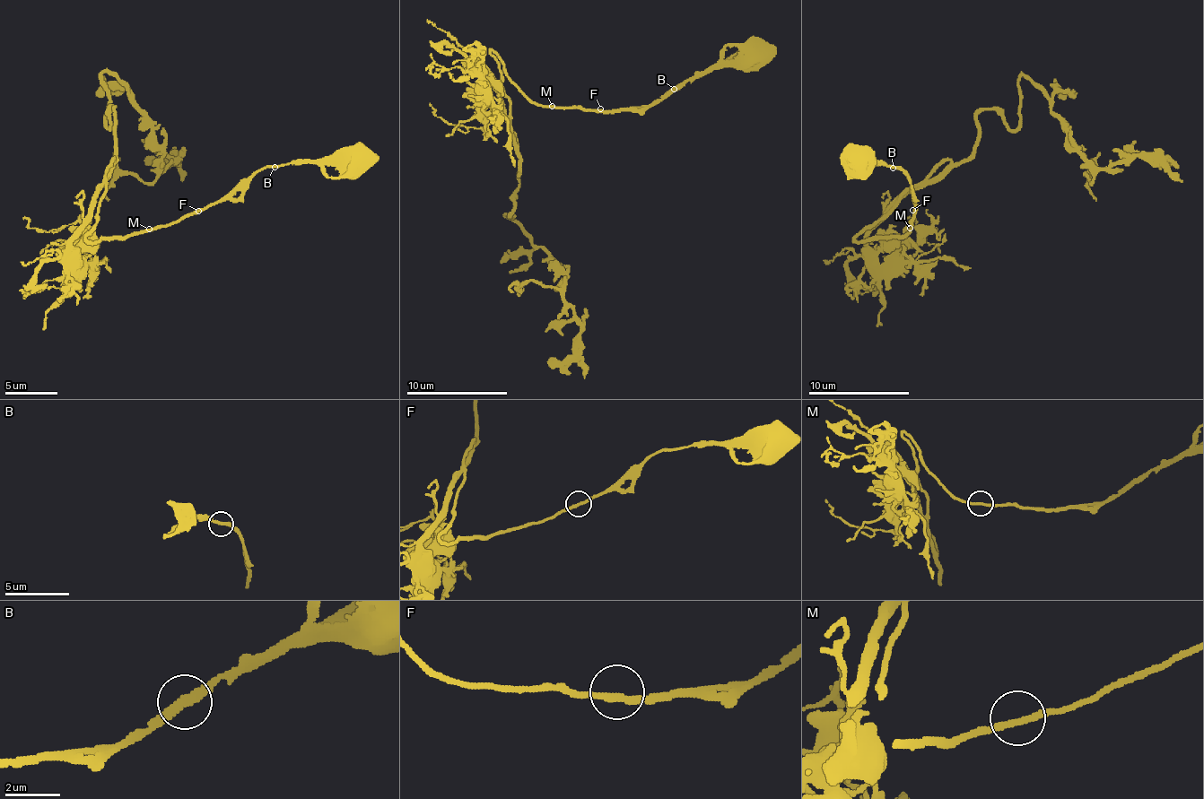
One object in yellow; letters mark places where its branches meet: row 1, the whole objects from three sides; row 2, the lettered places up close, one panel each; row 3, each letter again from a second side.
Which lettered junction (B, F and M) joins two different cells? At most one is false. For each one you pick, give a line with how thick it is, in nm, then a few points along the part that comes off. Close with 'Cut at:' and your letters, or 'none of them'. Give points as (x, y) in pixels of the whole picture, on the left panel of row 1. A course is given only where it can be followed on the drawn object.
Cut at: none of them

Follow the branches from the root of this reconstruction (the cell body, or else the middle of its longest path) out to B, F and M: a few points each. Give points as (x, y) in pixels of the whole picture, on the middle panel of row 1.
B: (757, 56), (754, 50), (735, 53), (704, 71), (696, 71), (674, 89)
F: (757, 56), (754, 50), (735, 53), (704, 71), (696, 71), (649, 106), (631, 106), (610, 111), (600, 108)
M: (757, 56), (754, 50), (735, 53), (704, 71), (696, 71), (649, 106), (610, 111), (552, 106)

